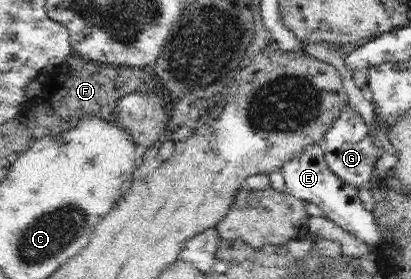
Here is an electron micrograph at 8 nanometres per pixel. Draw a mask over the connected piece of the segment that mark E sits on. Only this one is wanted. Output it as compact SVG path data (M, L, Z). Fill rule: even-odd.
M319 143L307 145L303 153L293 160L287 161L280 169L286 184L286 193L304 203L315 203L321 210L321 215L334 221L349 234L361 238L373 250L379 250L383 239L383 232L379 230L376 219L365 206L358 195L358 190L347 184L329 170L325 150Z

